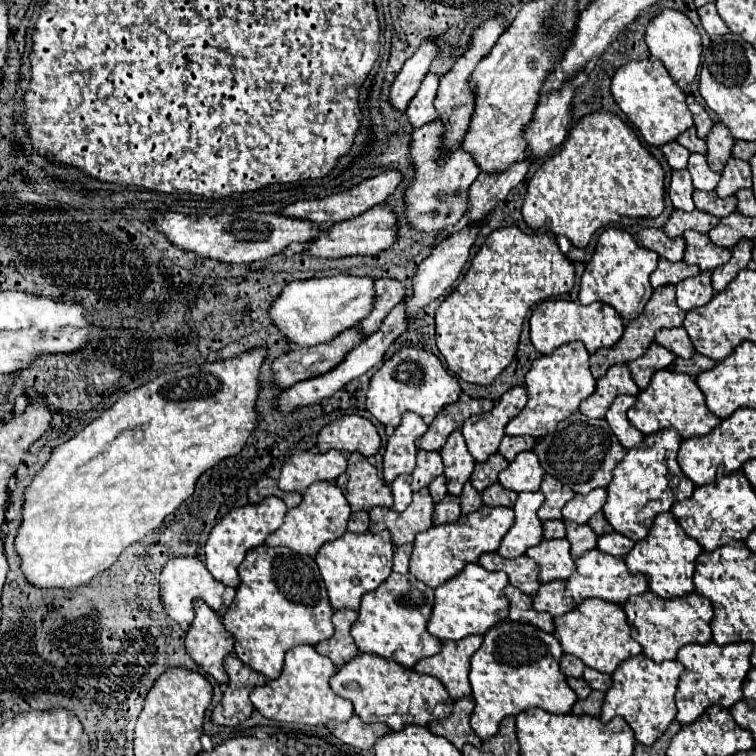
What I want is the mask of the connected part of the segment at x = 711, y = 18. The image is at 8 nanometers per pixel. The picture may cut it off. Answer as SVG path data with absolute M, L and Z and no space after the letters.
M707 4L707 6L703 6L703 8L699 8L699 16L701 16L701 24L703 24L703 28L705 28L705 32L709 34L709 36L723 36L723 34L727 34L729 32L729 28L727 28L727 24L721 20L721 16L717 14L717 8L715 8L715 4Z

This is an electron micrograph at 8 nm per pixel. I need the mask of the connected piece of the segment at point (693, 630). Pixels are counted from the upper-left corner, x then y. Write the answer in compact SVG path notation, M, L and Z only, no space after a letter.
M645 592L641 596L633 596L623 604L629 624L637 634L633 638L643 646L643 654L653 662L675 660L679 648L687 644L709 644L711 642L711 618L713 606L705 596L691 592L683 598L659 598L653 592Z

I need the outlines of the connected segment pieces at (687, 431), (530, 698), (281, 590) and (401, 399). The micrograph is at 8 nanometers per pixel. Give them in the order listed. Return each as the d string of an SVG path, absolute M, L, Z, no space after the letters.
M673 370L655 372L649 388L639 392L635 406L629 408L627 416L629 422L645 436L663 428L675 428L681 434L681 438L693 438L703 436L721 424L721 420L715 414L711 414L711 410L705 406L703 392L695 384L695 380L687 374L677 374Z
M503 620L495 624L485 634L483 646L471 660L469 682L475 700L471 728L475 734L487 740L499 732L499 724L505 716L517 716L527 708L543 708L551 714L569 714L577 702L577 696L559 670L561 656L561 644L553 634L523 622Z
M263 544L245 556L239 576L241 586L223 624L235 638L235 654L255 672L275 680L283 670L283 658L289 648L299 644L317 646L333 636L333 608L321 572L311 556Z
M401 348L373 374L365 406L373 414L373 418L383 426L397 428L403 412L415 412L425 420L425 424L431 424L433 418L445 406L455 404L459 400L459 394L461 388L457 378L443 370L435 354L419 348Z

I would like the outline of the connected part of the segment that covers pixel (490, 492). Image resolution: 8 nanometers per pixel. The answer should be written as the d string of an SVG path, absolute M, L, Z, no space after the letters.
M493 484L491 488L483 490L483 504L485 506L507 506L513 508L517 502L517 492L505 490L501 484Z

